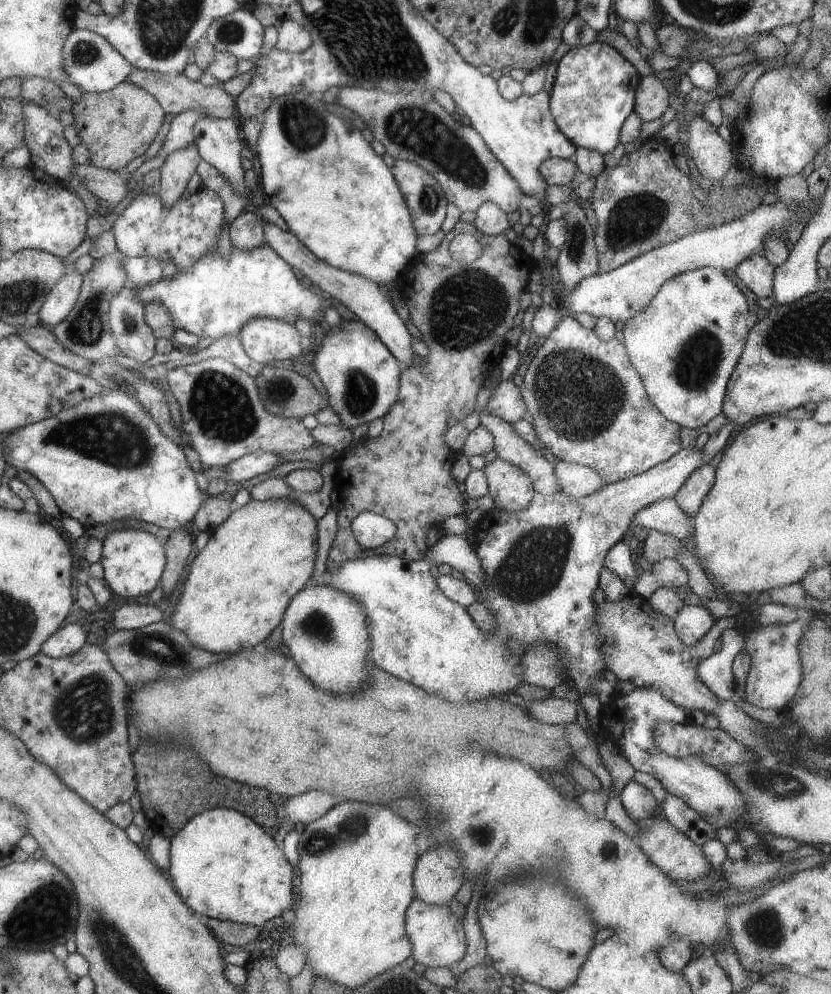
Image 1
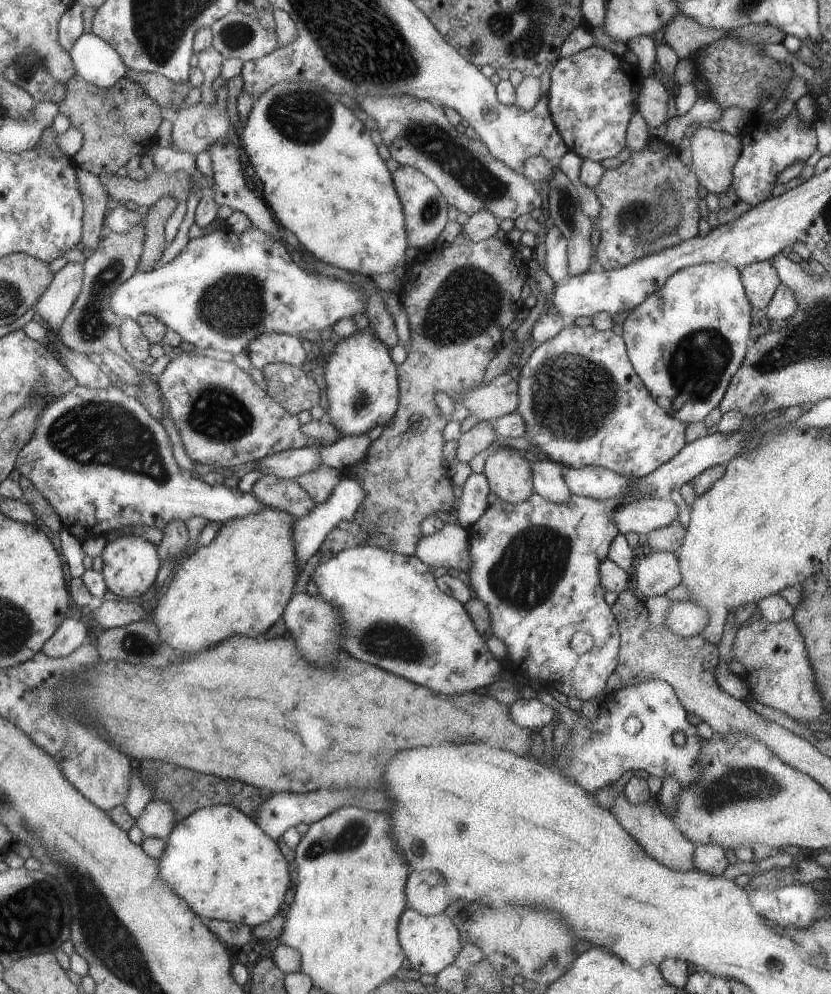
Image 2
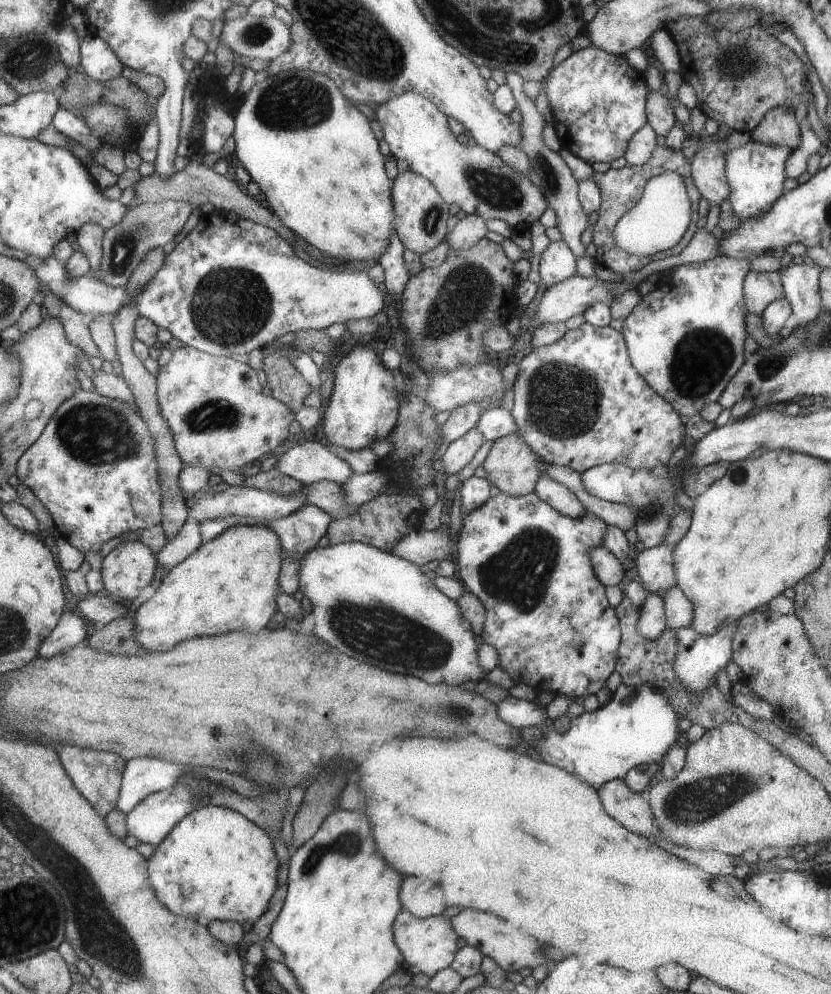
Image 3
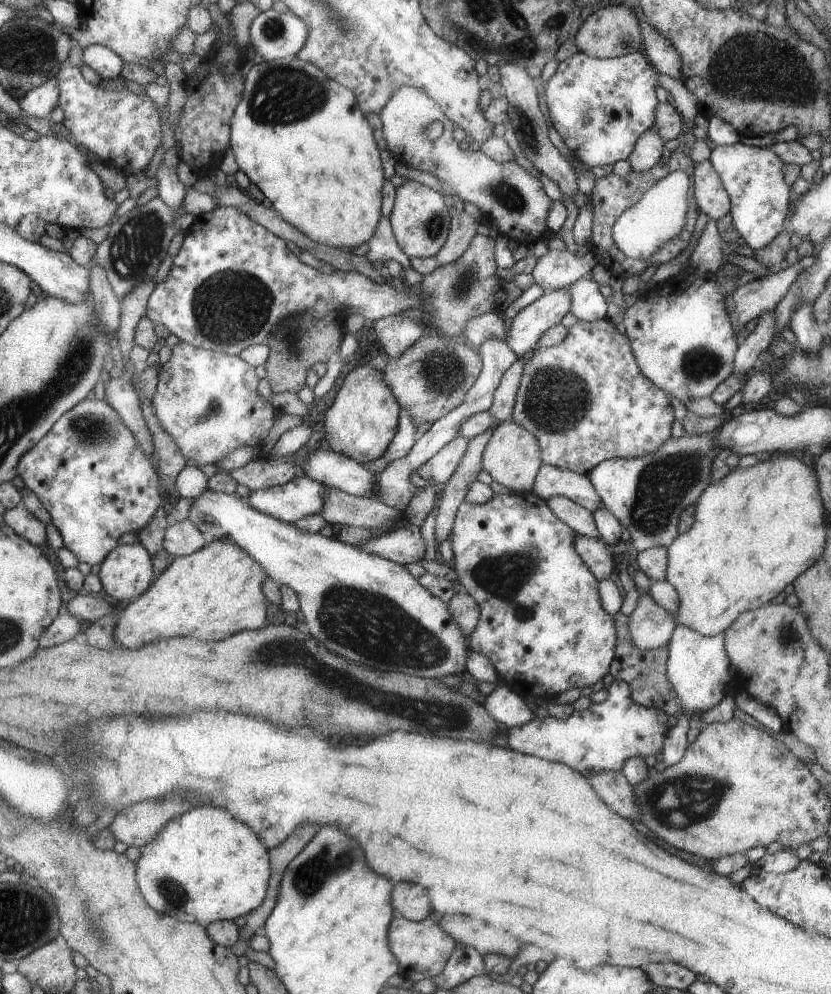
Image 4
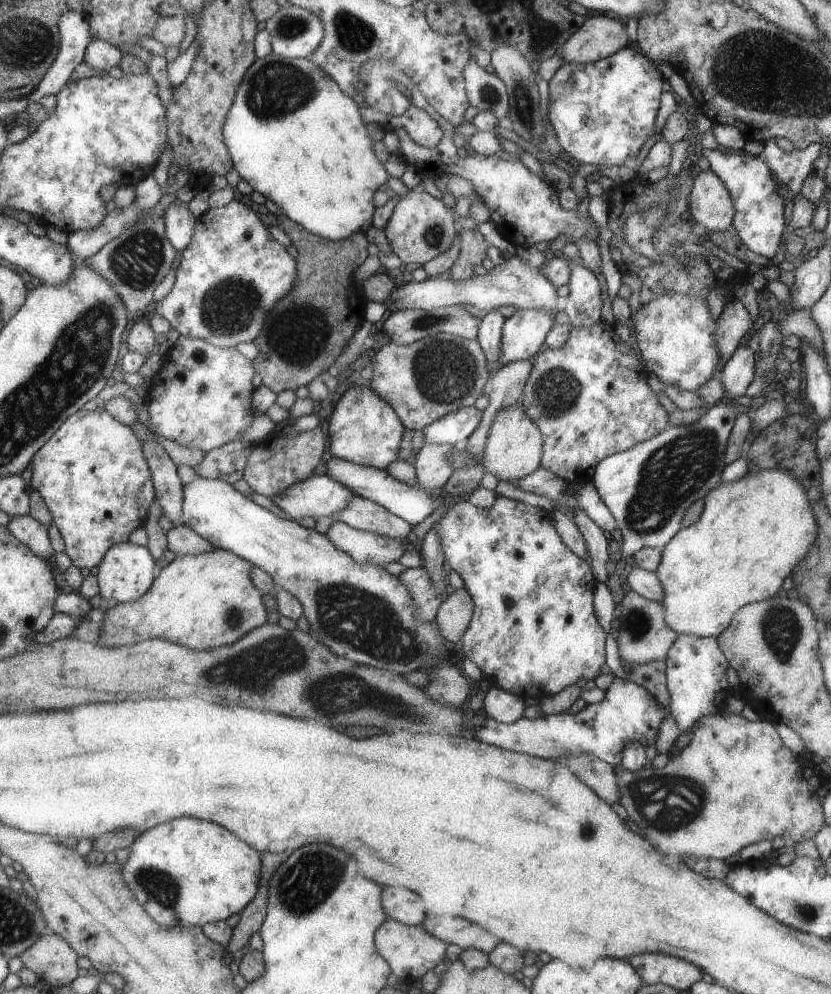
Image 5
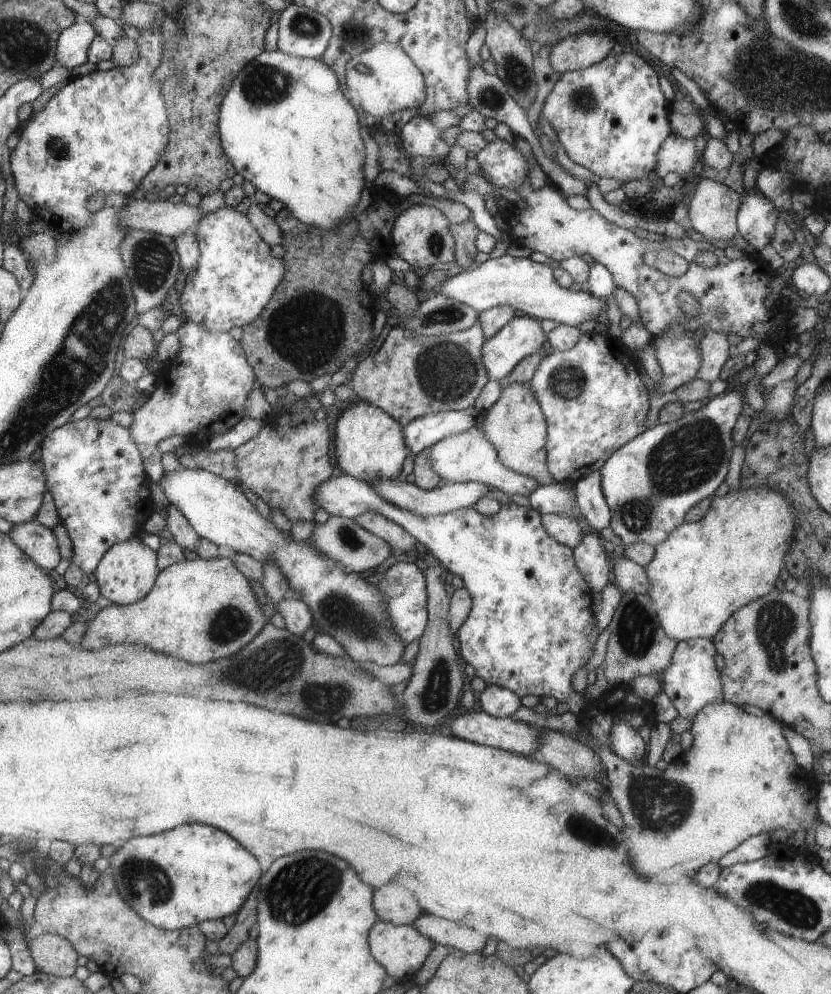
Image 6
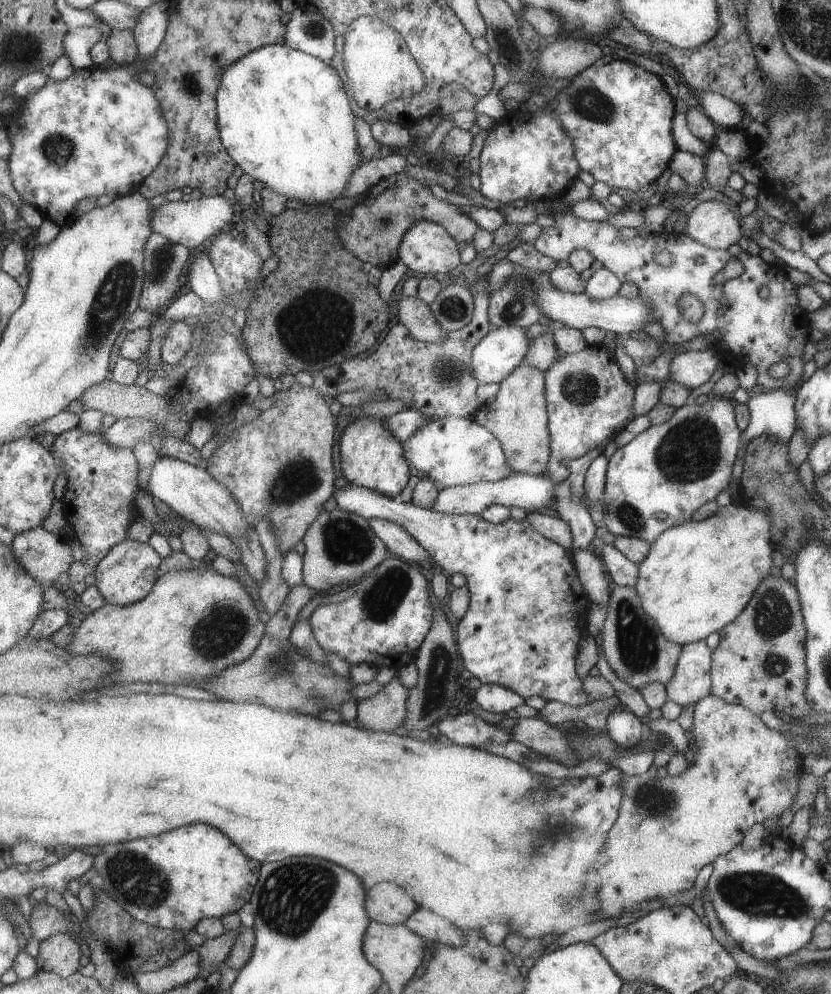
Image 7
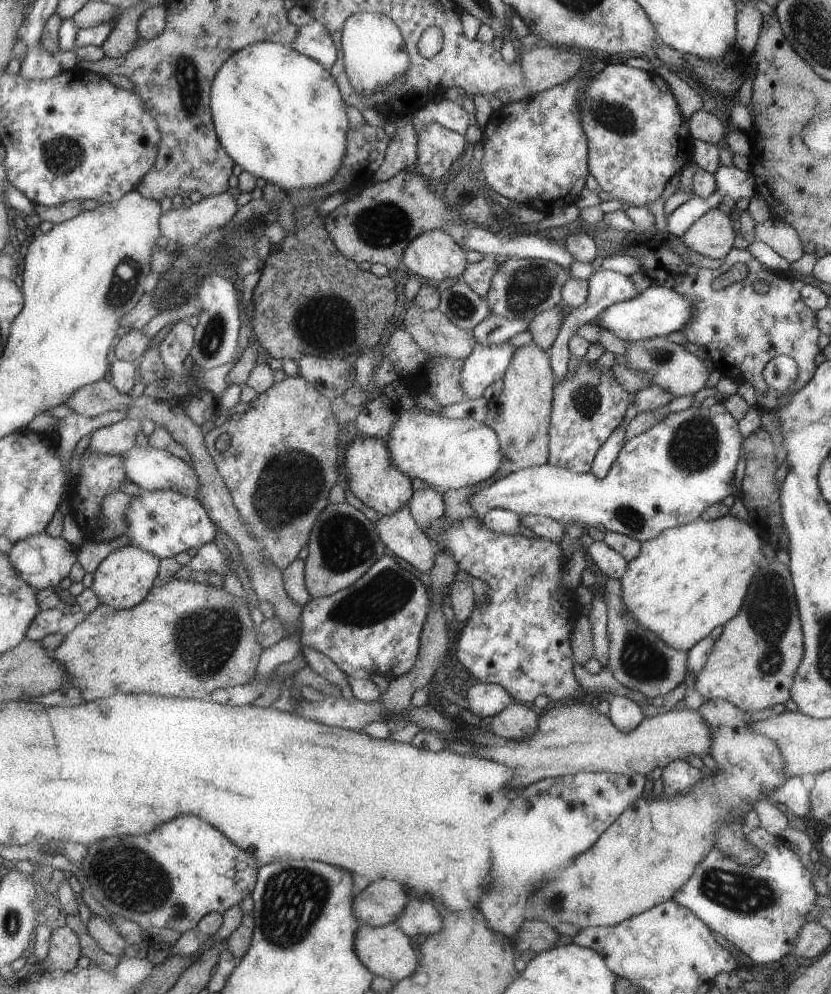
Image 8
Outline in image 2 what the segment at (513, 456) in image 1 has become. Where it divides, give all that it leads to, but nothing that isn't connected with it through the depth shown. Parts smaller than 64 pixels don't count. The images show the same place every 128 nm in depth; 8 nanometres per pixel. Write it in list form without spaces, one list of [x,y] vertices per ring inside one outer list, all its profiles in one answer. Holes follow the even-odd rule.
[[[535,461],[532,466],[532,490],[555,505],[567,505],[572,493],[562,478],[562,467],[552,461]]]

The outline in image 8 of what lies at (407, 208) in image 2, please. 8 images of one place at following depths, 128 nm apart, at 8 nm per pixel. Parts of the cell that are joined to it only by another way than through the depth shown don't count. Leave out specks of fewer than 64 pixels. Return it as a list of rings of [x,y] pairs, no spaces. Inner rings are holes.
[[[431,229],[418,234],[405,246],[403,265],[428,283],[447,278],[460,280],[465,270],[465,250],[457,245],[443,229]]]

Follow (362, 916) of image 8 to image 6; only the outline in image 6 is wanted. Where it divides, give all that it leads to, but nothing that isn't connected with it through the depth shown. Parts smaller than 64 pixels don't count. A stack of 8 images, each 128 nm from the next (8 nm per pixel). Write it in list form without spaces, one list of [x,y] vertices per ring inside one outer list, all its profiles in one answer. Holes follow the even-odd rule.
[[[397,884],[377,888],[372,904],[377,919],[393,925],[411,925],[421,914],[413,894]]]

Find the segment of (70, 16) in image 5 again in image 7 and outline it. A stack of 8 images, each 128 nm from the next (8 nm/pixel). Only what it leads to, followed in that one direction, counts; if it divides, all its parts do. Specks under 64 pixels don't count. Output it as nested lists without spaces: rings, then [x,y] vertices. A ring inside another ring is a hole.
[[[81,27],[73,28],[65,36],[65,56],[72,69],[85,70],[95,66],[91,49],[99,40],[105,38],[107,33],[99,28]]]

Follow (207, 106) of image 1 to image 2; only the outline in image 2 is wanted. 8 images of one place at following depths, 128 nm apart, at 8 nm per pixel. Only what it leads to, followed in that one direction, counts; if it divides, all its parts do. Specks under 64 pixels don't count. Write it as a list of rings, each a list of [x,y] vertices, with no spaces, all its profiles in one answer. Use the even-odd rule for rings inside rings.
[[[127,69],[124,73],[130,82],[139,84],[141,89],[151,98],[157,105],[171,105],[173,108],[179,108],[183,99],[191,85],[182,85],[177,87],[173,85],[167,78],[156,73],[136,72]]]

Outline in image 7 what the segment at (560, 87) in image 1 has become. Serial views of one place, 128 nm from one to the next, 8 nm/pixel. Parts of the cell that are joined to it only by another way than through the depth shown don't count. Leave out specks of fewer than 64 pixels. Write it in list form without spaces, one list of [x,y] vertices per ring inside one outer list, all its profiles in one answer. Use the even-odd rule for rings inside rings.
[[[618,59],[589,65],[589,68],[584,68],[583,72],[571,78],[569,85],[558,91],[557,97],[544,101],[573,141],[580,169],[609,188],[623,188],[631,192],[647,188],[667,168],[667,162],[675,152],[675,142],[669,132],[675,112],[673,100],[657,76],[641,70],[631,61]]]

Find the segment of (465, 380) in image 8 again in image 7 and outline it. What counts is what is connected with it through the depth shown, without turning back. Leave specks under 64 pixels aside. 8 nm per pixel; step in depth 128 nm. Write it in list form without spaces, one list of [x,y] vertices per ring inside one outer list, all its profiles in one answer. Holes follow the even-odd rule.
[[[515,326],[491,329],[472,354],[473,375],[479,385],[499,384],[519,363],[527,352],[525,328]]]

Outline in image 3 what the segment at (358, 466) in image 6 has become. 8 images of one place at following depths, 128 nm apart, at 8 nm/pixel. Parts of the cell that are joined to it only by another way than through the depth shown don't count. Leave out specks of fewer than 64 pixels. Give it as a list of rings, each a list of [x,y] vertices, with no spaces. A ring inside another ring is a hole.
[[[361,345],[354,346],[335,365],[333,386],[329,389],[321,432],[329,444],[343,450],[368,448],[371,442],[381,441],[396,426],[399,418],[397,406],[400,404],[391,371],[381,366],[373,350]]]

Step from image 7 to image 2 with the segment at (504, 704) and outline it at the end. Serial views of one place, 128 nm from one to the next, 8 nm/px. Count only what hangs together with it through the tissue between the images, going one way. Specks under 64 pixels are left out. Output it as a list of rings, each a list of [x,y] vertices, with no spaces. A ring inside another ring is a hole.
[[[536,698],[515,700],[508,708],[512,723],[527,730],[541,730],[548,723],[557,723],[550,706],[543,705]]]

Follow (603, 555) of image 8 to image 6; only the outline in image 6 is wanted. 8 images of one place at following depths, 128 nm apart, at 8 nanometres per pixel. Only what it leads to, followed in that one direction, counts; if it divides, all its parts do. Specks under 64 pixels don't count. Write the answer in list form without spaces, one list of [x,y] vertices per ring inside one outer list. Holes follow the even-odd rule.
[[[618,552],[613,557],[613,580],[623,593],[646,595],[648,581],[644,568],[625,559]]]

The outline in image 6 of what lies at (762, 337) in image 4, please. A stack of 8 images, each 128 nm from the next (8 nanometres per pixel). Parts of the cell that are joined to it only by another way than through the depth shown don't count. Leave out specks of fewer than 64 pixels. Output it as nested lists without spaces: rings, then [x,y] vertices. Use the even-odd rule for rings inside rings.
[[[736,373],[729,377],[728,389],[724,393],[710,396],[707,401],[688,407],[678,420],[655,423],[653,428],[641,432],[619,450],[614,451],[599,468],[604,500],[611,516],[609,526],[621,539],[622,545],[644,543],[654,548],[677,526],[685,522],[684,517],[689,509],[702,499],[713,496],[718,486],[724,482],[734,448],[732,429],[737,416],[742,412],[743,404],[739,392],[742,386],[739,383],[731,383],[731,379],[737,375]]]

